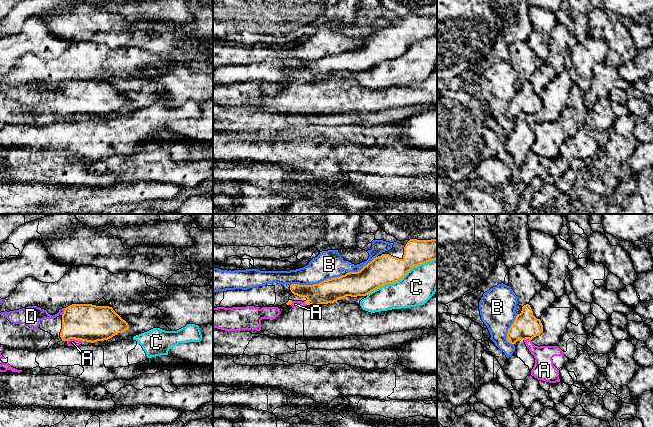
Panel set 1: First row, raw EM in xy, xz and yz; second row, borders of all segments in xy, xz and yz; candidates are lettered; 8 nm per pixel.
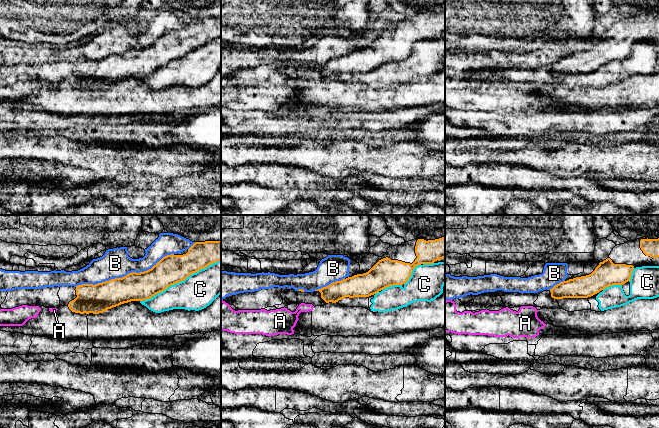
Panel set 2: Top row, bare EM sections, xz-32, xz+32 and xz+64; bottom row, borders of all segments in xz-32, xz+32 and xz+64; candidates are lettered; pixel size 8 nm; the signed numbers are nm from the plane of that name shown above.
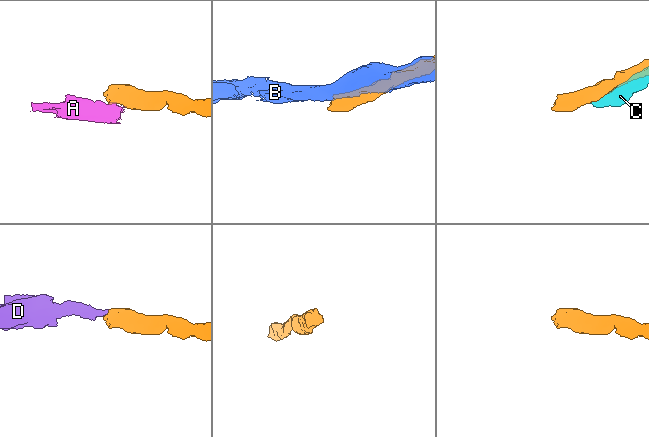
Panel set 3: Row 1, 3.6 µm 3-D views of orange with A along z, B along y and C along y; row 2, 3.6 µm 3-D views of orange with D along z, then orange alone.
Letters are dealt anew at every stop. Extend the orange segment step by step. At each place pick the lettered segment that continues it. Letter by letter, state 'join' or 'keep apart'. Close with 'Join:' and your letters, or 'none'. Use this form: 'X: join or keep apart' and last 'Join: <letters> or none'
A: keep apart
B: keep apart
C: keep apart
D: join
Join: D

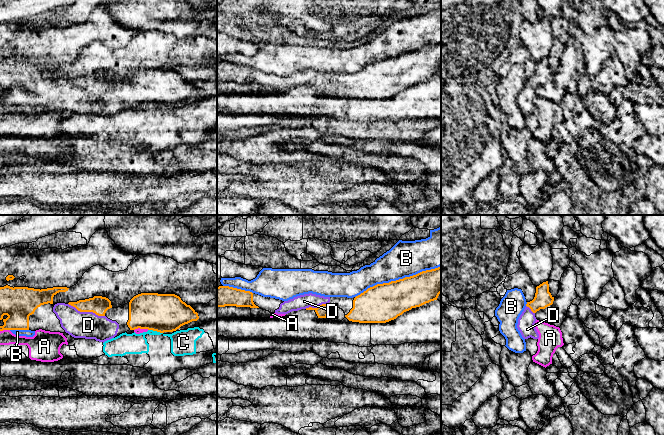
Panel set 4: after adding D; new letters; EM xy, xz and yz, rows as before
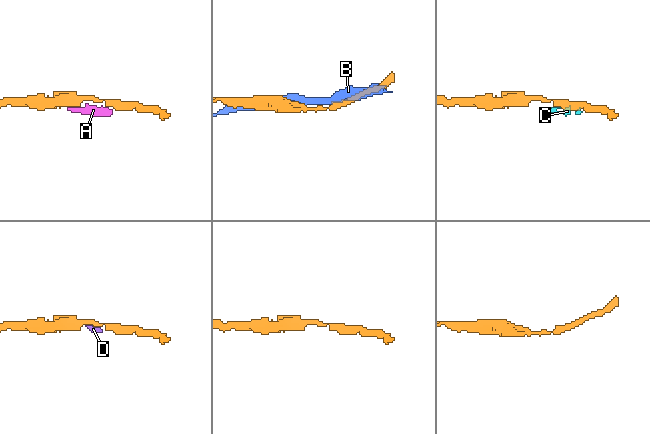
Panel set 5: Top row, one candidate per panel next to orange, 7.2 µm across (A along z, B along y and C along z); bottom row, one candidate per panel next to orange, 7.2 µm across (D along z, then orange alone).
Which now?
A: keep apart
B: keep apart
C: keep apart
D: join
Join: D

